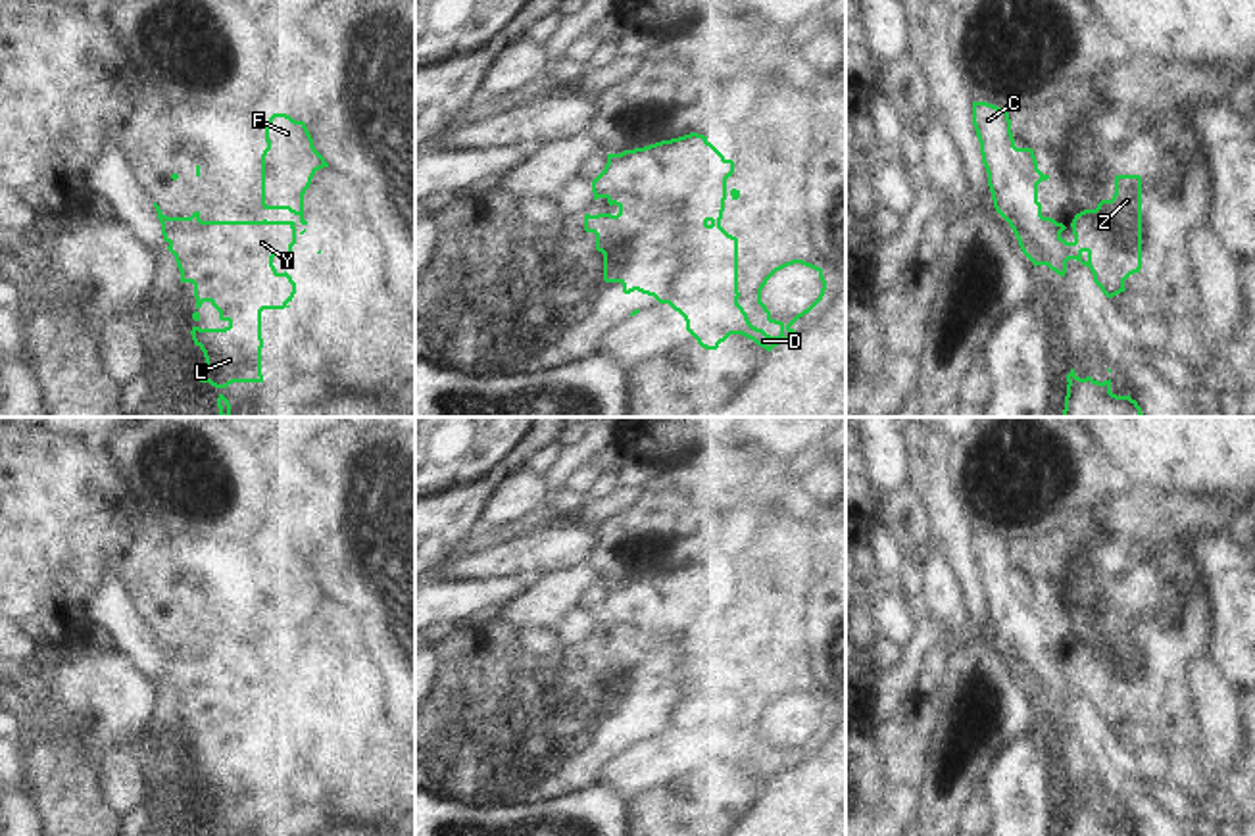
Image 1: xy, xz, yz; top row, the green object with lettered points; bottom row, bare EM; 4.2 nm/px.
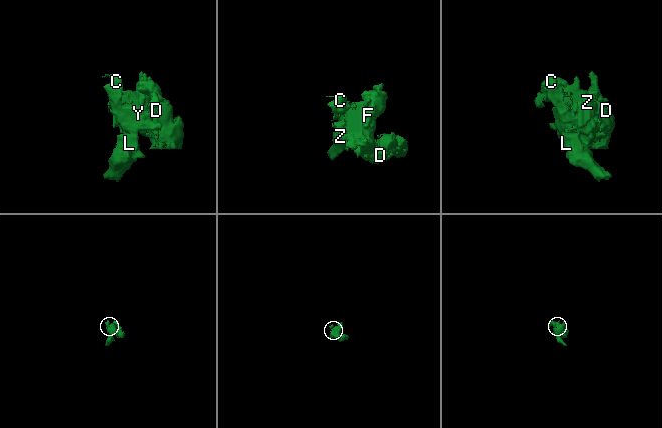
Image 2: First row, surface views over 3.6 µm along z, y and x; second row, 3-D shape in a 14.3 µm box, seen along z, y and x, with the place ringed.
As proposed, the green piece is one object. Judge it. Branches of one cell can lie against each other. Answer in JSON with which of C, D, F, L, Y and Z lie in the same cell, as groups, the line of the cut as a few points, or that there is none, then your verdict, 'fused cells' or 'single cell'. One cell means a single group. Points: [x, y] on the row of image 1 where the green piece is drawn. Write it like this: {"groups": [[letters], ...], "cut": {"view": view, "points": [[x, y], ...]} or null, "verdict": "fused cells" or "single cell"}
{"groups": [["C", "D", "F", "L", "Y", "Z"]], "cut": null, "verdict": "single cell"}

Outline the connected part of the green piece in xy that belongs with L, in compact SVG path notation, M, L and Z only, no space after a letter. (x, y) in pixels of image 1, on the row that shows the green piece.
M154 202L167 250L175 256L181 283L194 284L196 309L209 302L225 329L192 327L194 344L204 352L206 371L200 382L227 388L233 382L263 382L261 375L261 311L290 307L296 283L273 265L275 256L290 256L296 244L294 221L202 221L200 211L190 217L167 217Z

